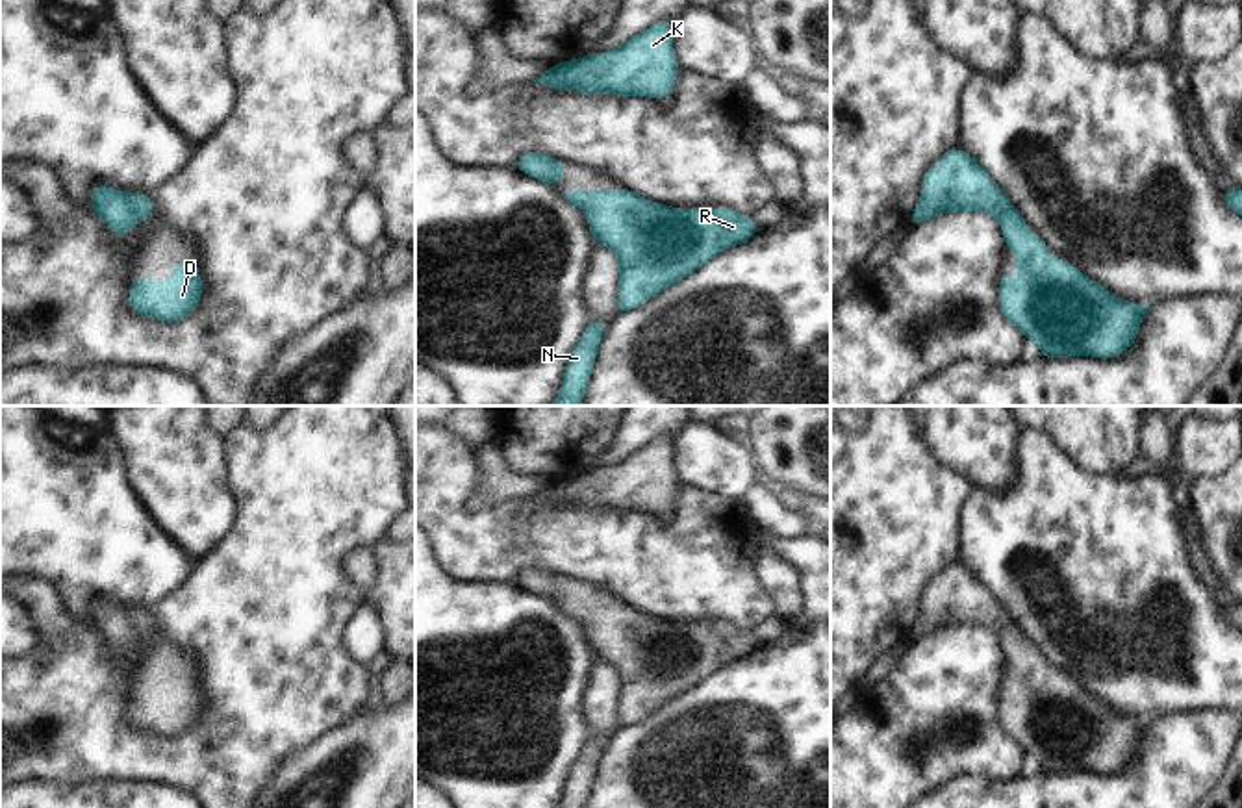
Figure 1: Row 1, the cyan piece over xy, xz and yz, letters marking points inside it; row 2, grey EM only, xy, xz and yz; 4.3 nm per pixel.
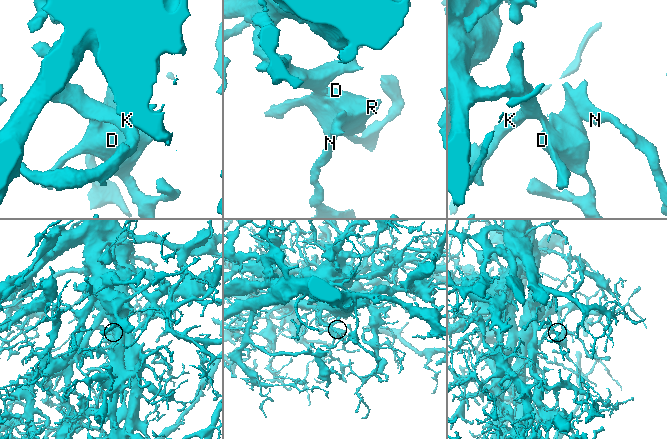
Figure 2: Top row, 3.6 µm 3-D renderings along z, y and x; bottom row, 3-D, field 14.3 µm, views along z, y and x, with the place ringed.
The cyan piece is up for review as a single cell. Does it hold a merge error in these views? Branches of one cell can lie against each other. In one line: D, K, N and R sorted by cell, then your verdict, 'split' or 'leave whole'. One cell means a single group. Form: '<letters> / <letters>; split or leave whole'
D K N R; leave whole

